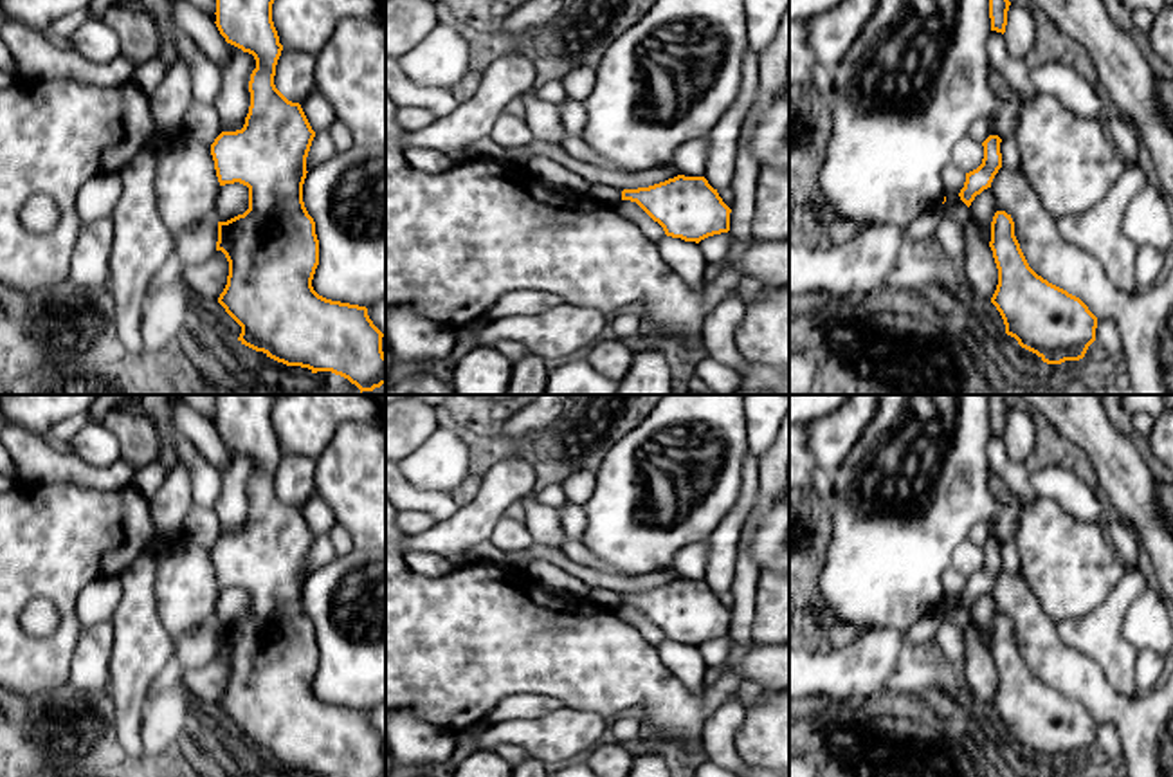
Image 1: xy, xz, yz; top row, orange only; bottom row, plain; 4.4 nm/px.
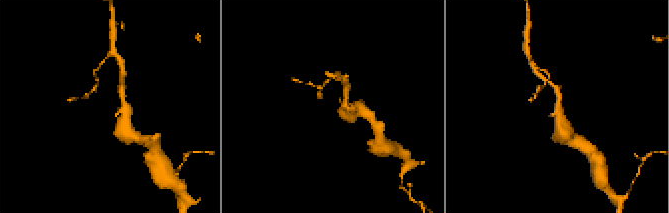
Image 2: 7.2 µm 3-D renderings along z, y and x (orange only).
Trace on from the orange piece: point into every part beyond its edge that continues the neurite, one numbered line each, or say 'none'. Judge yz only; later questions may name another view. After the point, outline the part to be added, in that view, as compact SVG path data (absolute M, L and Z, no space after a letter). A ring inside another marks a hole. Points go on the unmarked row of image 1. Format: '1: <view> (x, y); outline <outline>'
none

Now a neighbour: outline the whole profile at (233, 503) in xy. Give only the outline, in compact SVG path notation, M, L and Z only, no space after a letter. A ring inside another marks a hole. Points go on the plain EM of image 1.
M229 449L229 465L222 472L222 487L214 503L214 514L220 523L222 535L227 535L232 528L243 525L250 510L249 485L256 472L252 458Z

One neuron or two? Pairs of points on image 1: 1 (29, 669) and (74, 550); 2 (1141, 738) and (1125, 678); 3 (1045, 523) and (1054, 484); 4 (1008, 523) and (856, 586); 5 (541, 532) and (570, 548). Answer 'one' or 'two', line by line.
1: one
2: two
3: two
4: one
5: two

